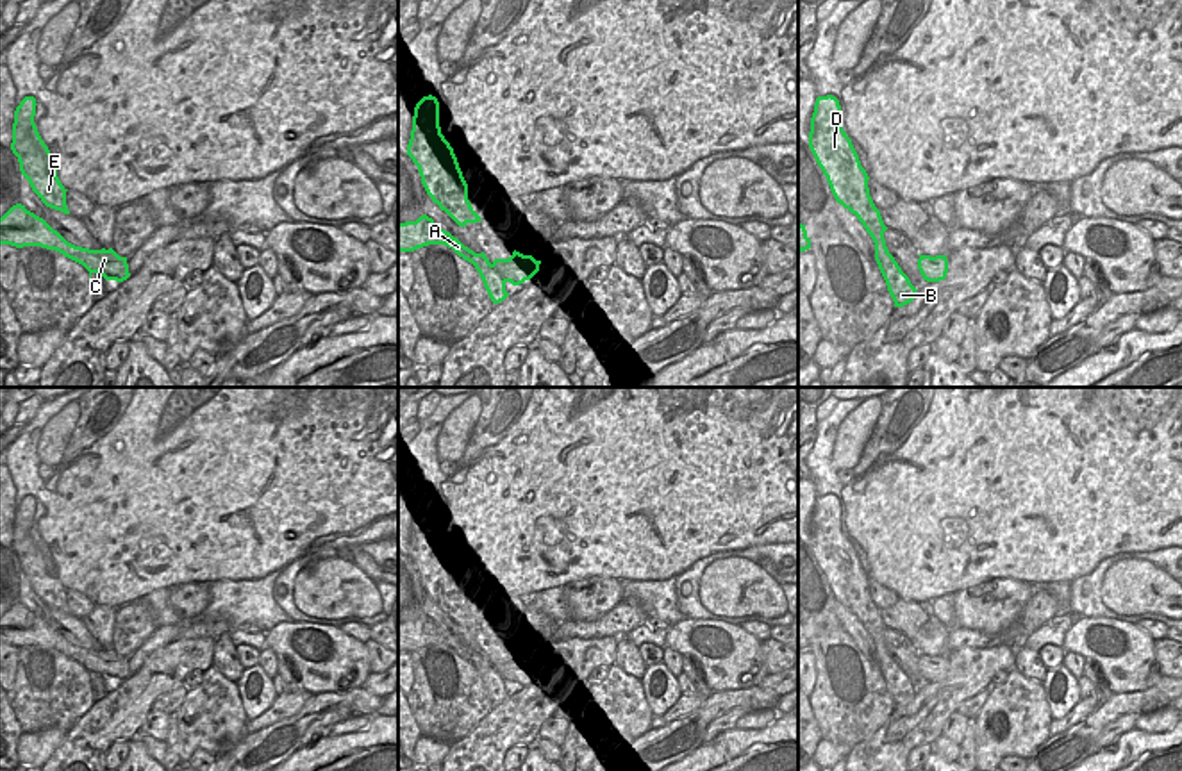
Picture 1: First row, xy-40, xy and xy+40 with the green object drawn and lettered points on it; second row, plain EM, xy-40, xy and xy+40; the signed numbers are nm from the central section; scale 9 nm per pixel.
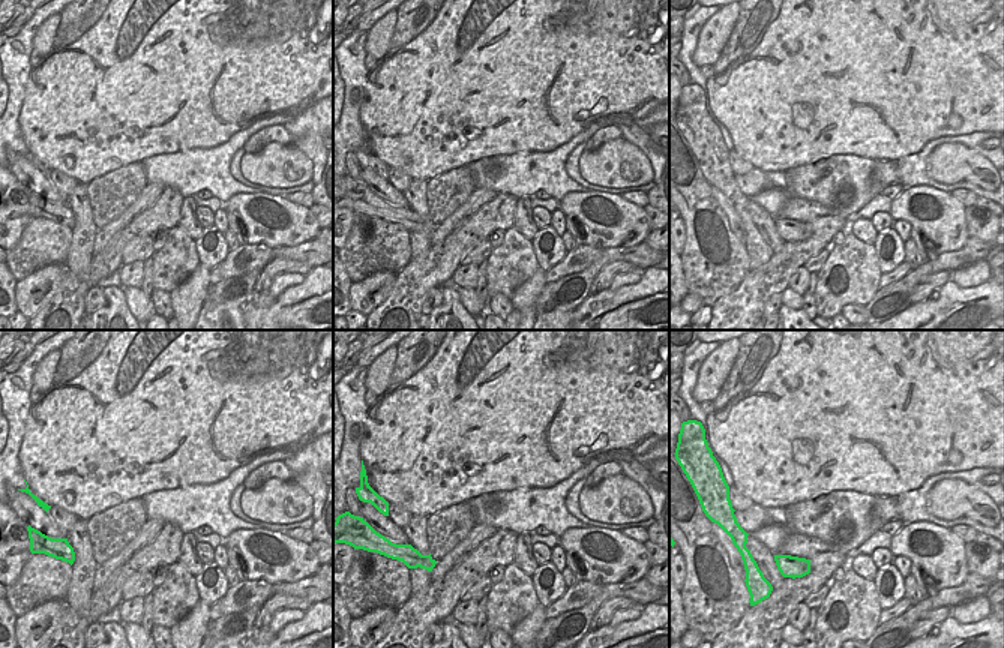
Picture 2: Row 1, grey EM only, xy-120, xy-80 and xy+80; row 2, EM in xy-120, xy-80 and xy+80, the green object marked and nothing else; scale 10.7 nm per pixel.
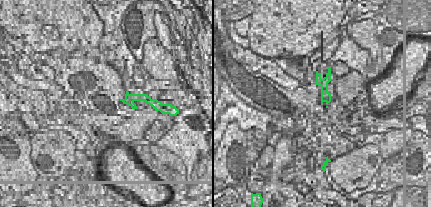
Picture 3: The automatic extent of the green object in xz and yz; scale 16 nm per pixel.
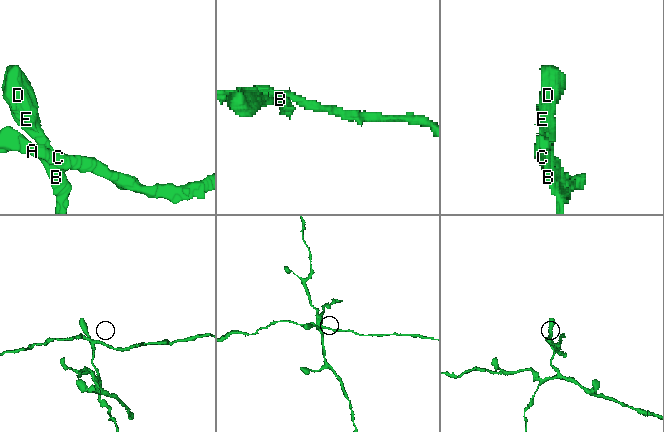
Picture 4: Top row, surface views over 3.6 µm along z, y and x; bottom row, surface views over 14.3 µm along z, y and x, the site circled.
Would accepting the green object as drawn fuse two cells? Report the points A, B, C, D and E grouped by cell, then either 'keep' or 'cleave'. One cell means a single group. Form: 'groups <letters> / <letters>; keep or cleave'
groups A C / B D E; cleave

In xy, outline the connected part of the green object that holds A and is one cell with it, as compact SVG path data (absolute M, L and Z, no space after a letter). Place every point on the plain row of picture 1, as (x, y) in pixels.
M427 614L420 616L416 621L398 623L398 651L414 651L429 644L445 644L464 660L470 660L470 648L436 625Z

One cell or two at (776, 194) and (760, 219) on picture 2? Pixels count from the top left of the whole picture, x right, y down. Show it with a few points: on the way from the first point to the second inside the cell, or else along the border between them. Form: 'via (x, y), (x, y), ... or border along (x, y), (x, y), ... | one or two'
border along (749, 197), (775, 218) | two

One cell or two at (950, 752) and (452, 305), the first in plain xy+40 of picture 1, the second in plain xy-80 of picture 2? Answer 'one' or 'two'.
two

